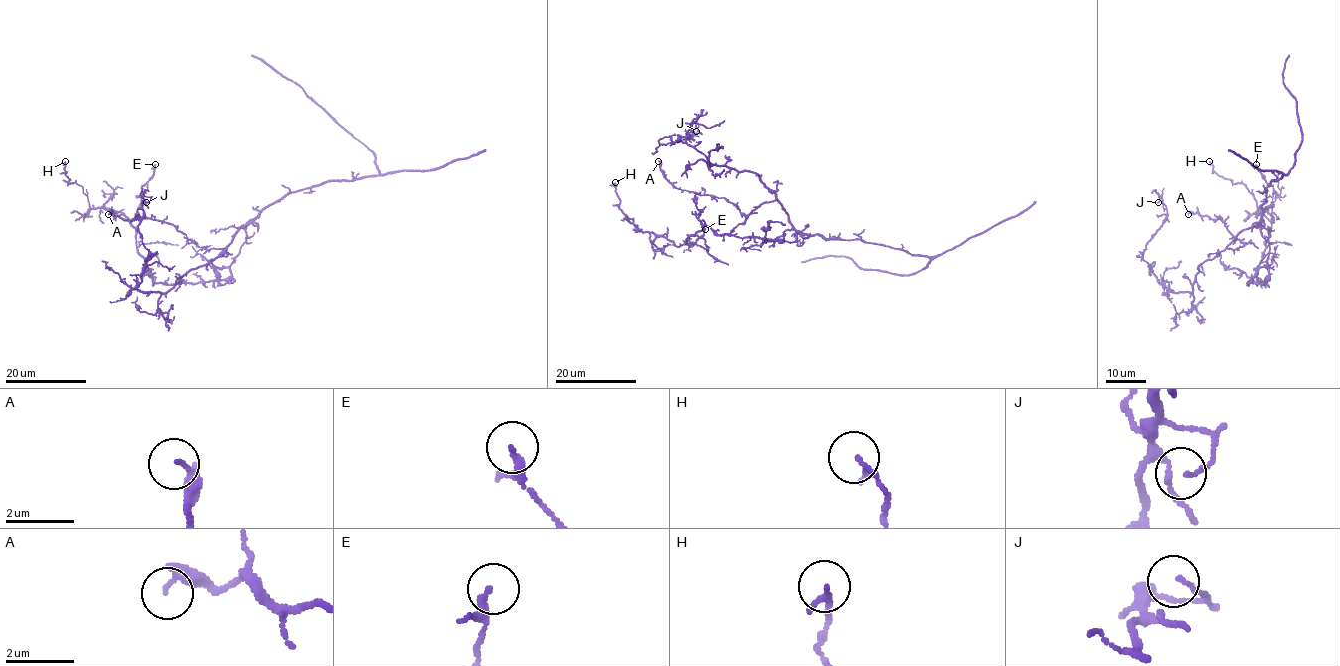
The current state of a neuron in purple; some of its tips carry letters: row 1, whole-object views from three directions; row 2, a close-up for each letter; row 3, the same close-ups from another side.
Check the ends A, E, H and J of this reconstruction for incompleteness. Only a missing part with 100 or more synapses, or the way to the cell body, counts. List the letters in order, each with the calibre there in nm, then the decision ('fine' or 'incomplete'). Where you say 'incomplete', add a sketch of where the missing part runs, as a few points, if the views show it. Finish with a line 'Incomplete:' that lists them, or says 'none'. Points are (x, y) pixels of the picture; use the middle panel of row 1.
A: calibre 170 nm; fine
E: calibre 160 nm; fine
H: calibre 170 nm; fine
J: calibre 110 nm; fine
Incomplete: none

